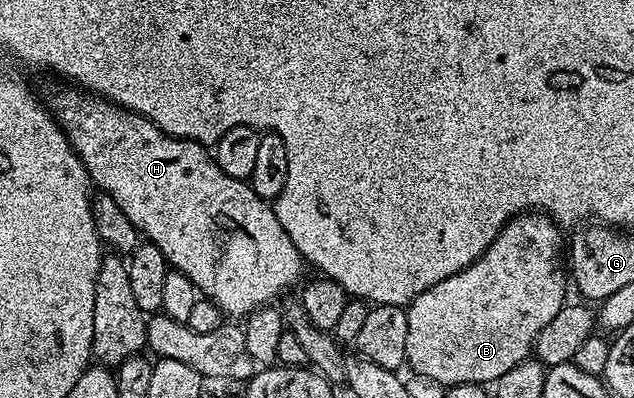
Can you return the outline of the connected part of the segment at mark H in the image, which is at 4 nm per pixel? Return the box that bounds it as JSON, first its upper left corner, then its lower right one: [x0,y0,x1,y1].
[52,87,304,318]

